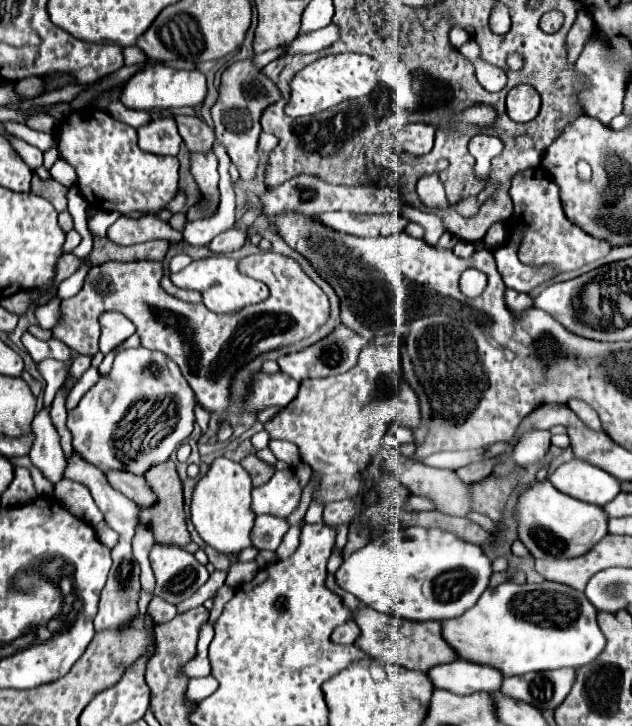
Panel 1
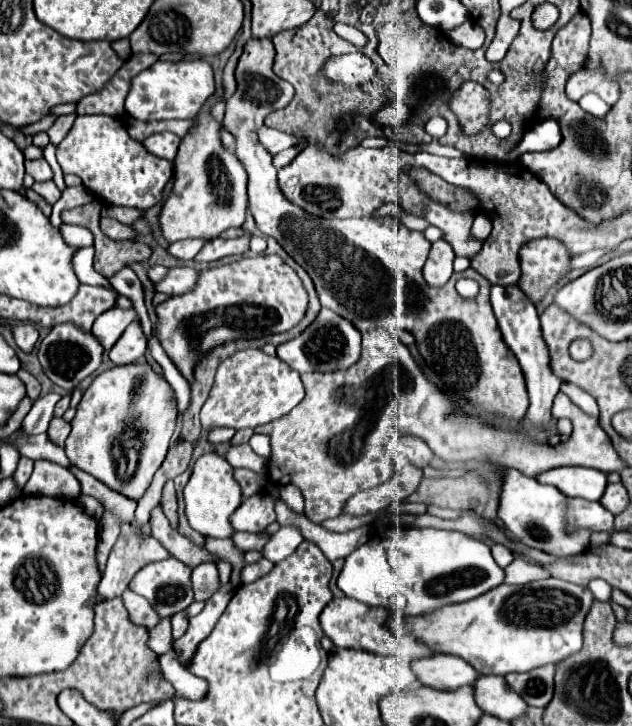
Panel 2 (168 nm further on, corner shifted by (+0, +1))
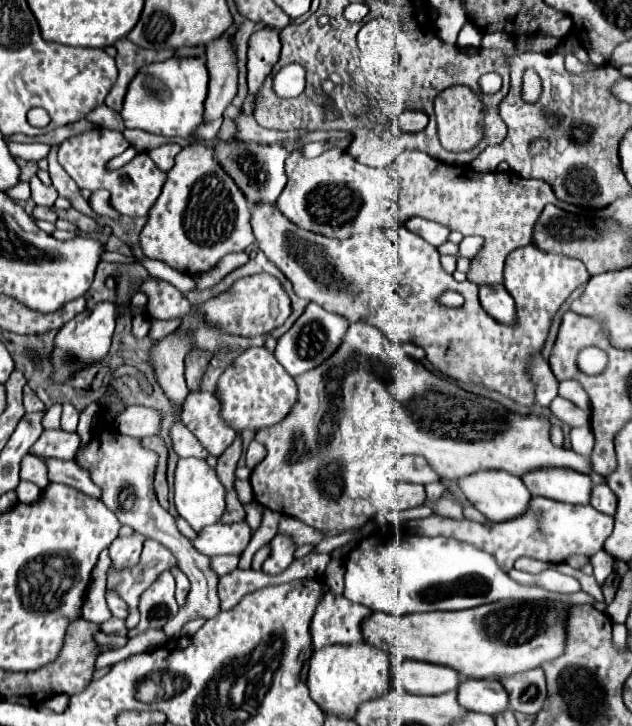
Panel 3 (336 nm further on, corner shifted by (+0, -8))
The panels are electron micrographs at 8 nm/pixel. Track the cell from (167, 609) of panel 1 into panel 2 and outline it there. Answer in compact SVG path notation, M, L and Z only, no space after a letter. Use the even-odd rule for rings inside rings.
M128 589L122 595L122 601L124 601L128 613L132 615L132 621L136 621L136 623L140 623L140 625L144 625L148 629L152 629L152 627L156 627L160 623L160 615L154 611L154 607L150 605L150 601L146 597L140 597L138 593Z

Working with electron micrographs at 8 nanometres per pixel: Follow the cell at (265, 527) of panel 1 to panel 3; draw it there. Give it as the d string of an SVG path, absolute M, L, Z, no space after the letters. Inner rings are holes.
M212 556L212 562L210 562L210 568L218 576L232 572L236 566L238 566L238 556Z

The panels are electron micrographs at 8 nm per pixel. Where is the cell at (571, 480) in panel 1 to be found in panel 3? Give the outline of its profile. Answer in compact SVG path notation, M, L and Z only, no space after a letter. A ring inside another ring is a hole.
M536 468L524 474L522 482L534 496L544 496L568 504L588 504L592 490L590 478L570 468Z

